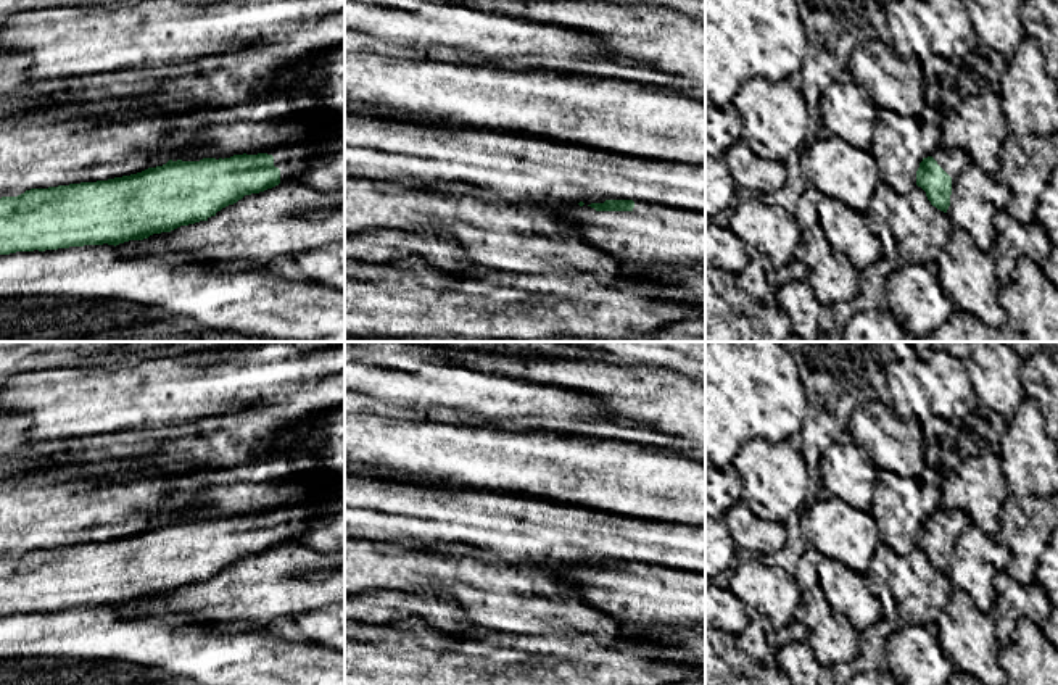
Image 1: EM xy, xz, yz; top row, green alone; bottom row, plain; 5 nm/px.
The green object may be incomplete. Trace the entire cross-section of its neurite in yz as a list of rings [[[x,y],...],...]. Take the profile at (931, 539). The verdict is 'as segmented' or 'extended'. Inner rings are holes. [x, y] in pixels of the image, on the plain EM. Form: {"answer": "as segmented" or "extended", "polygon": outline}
{"answer": "extended", "polygon": [[[939,508],[931,517],[923,519],[920,524],[916,546],[926,553],[932,567],[947,574],[952,542],[971,524],[971,516],[963,509]]]}

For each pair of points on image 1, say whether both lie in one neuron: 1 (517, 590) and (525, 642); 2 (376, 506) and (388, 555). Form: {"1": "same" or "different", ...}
{"1": "different", "2": "different"}

